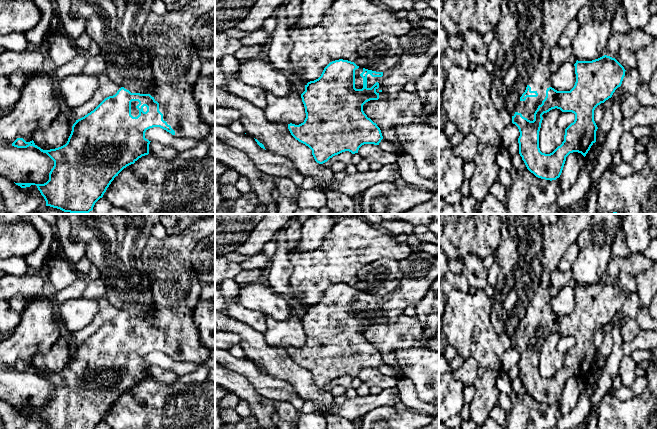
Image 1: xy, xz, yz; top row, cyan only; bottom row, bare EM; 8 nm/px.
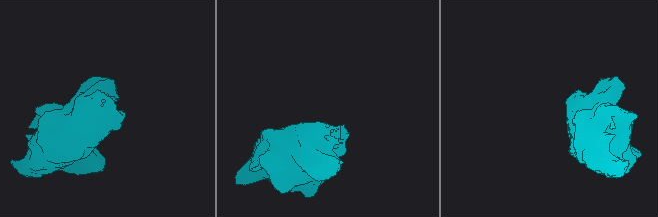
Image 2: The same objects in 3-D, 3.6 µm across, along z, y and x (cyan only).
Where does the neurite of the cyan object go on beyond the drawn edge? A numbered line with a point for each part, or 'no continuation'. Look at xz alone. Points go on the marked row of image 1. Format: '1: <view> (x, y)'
1: xz (420, 45)

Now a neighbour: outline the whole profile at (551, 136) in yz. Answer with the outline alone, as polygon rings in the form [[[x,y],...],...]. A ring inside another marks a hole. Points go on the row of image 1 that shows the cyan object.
[[[552,109],[544,115],[539,131],[539,148],[542,153],[550,154],[564,141],[565,130],[558,127],[562,111]]]

